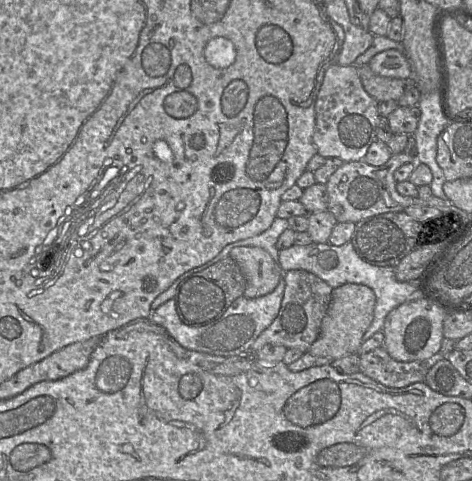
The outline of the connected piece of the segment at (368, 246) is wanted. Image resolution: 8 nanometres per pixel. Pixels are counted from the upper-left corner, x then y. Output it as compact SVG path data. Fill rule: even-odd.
M404 211L383 213L356 222L354 232L347 245L352 247L364 262L379 267L395 267L419 245L419 241L428 244L434 240L431 238L432 234L430 237L427 236L432 228L427 225L428 221L422 224Z

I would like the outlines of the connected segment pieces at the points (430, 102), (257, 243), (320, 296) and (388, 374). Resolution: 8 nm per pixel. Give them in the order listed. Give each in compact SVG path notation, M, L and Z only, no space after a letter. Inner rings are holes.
M437 92L423 93L417 105L421 110L417 129L413 133L417 160L427 165L432 172L430 188L433 195L448 200L443 191L446 179L436 160L437 139L447 125L454 122L448 113L446 102L439 99Z
M277 216L273 224L266 231L257 236L227 245L217 257L215 257L213 260L209 261L206 264L209 266L217 261L220 261L223 258L229 257L229 252L231 251L231 249L237 246L261 247L270 254L270 256L277 264L279 264L279 249L277 249L276 243L280 234L288 227L289 224L287 219Z
M305 270L282 272L284 283L283 297L278 315L254 342L249 356L255 356L266 344L284 346L287 349L299 349L308 352L318 338L322 320L328 310L333 288L316 275Z
M381 347L359 355L359 372L386 387L402 388L424 382L431 362L397 361Z

